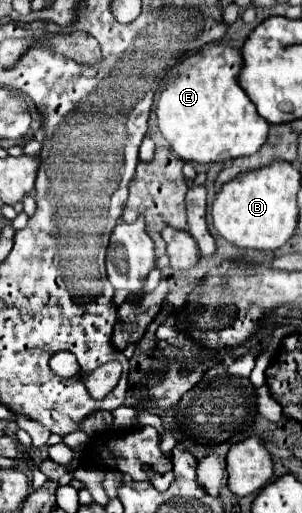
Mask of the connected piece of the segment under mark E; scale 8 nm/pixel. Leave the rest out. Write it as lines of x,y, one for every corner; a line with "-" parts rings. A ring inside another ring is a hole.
223,43
205,45
191,57
183,59
177,67
177,77
171,77
165,85
159,103
157,103
157,121
163,137
169,141
171,149
183,159
191,163
215,163
227,161
235,157
253,155
261,149
267,139
269,123
259,117
255,105
239,85
239,73
243,69
243,53

